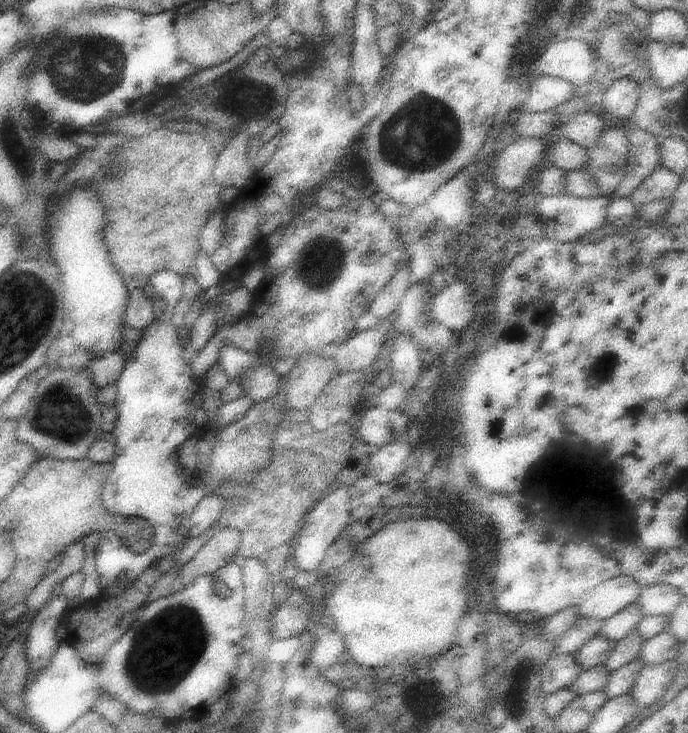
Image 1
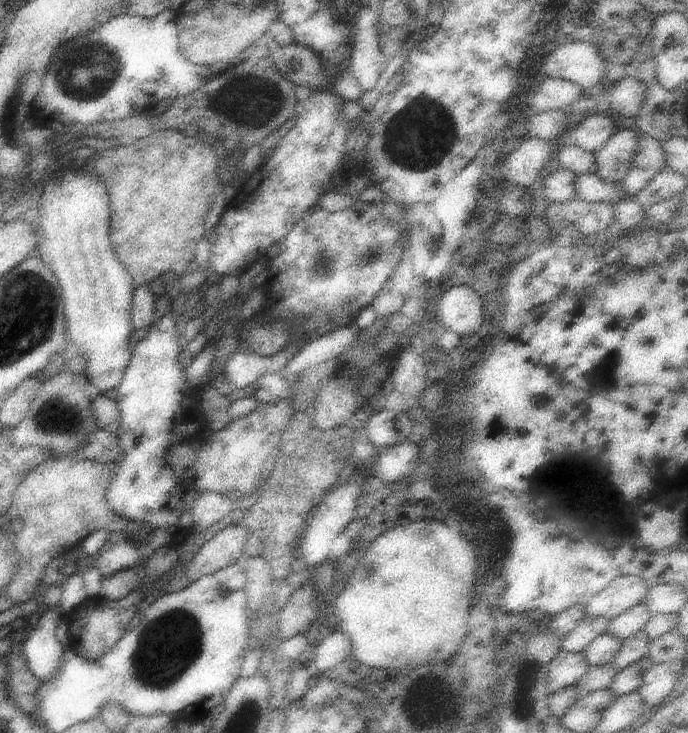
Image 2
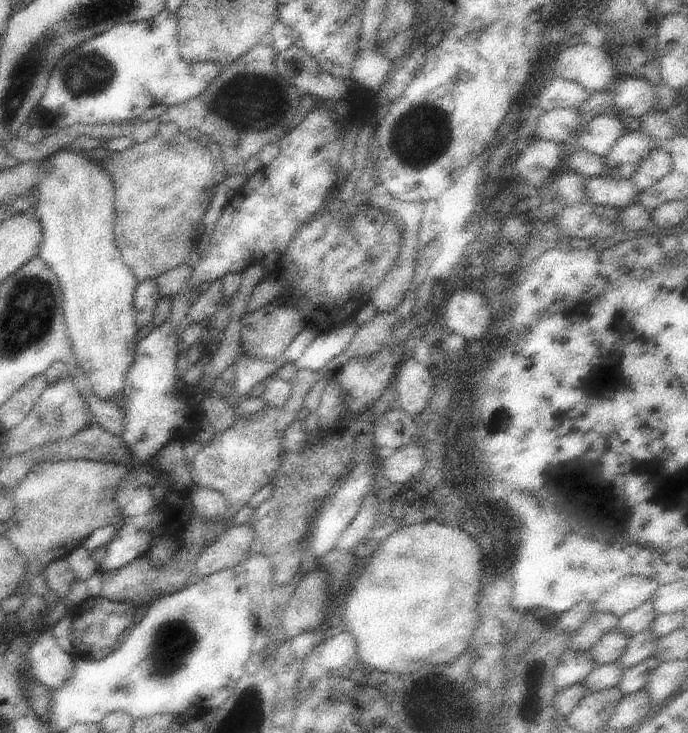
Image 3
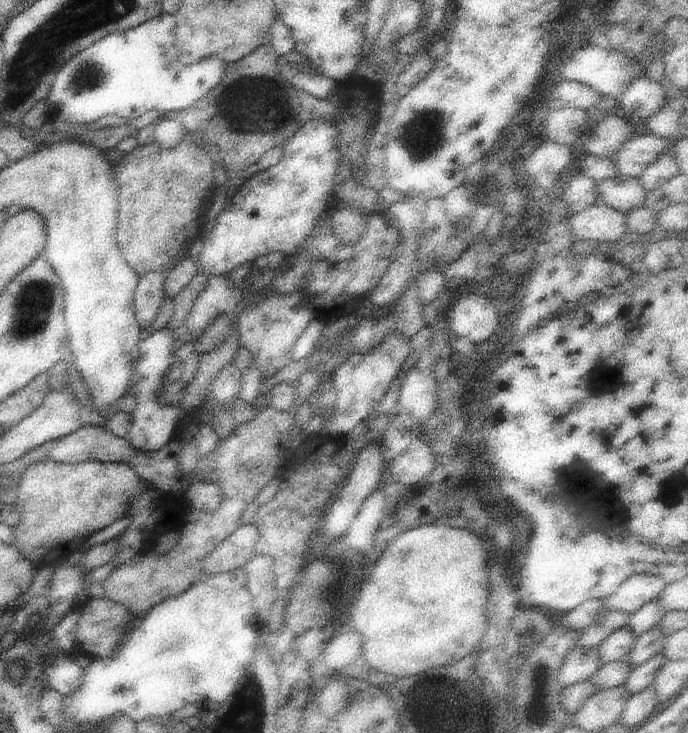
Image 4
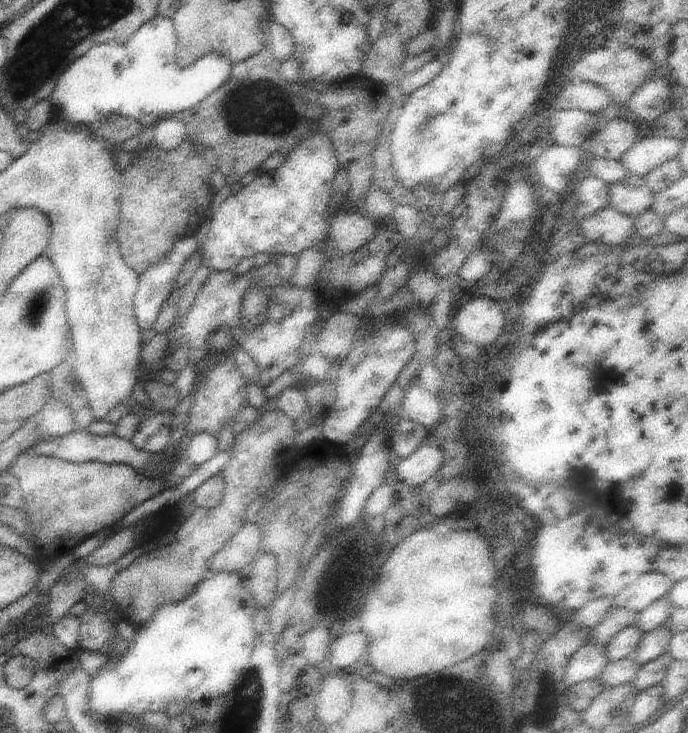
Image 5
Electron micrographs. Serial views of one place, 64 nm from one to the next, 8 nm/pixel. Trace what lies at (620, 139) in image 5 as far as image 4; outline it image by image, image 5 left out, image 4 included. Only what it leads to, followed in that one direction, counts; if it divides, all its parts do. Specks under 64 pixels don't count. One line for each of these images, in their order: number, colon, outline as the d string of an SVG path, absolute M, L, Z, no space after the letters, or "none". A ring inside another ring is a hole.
4: M607 116L599 124L587 130L583 140L579 142L579 150L587 150L589 156L613 160L617 152L625 146L625 142L631 140L633 136L635 136L635 130L631 122L615 116Z

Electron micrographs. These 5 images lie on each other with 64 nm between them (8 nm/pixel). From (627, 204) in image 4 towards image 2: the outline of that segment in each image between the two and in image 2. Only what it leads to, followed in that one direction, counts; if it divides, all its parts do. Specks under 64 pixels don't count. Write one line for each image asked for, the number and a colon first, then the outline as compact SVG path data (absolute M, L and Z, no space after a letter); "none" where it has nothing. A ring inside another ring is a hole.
2: M591 174L591 176L577 176L575 180L575 186L577 186L577 198L579 200L587 200L587 202L609 202L609 204L617 204L621 202L625 196L621 184L617 182L603 182L597 174Z
3: M587 178L585 182L589 198L593 204L611 206L617 210L623 210L629 204L637 204L641 200L641 190L637 190L637 184L633 178L629 180L615 180L615 178Z

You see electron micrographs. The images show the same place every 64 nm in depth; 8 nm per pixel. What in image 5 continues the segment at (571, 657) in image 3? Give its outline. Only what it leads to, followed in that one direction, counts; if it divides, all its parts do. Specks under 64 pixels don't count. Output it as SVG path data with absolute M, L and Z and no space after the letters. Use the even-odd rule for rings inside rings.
M585 644L583 648L579 648L579 652L569 660L565 672L565 684L571 688L587 680L597 680L609 664L605 648L607 646L601 644Z

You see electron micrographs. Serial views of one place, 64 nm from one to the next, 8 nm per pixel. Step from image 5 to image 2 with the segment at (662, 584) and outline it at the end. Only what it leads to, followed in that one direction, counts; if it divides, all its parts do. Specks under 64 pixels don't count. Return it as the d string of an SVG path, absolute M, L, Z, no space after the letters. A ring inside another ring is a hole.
M637 576L615 578L609 586L605 586L585 604L587 616L601 616L615 620L619 614L645 602L647 594L649 594L649 586L643 578Z

